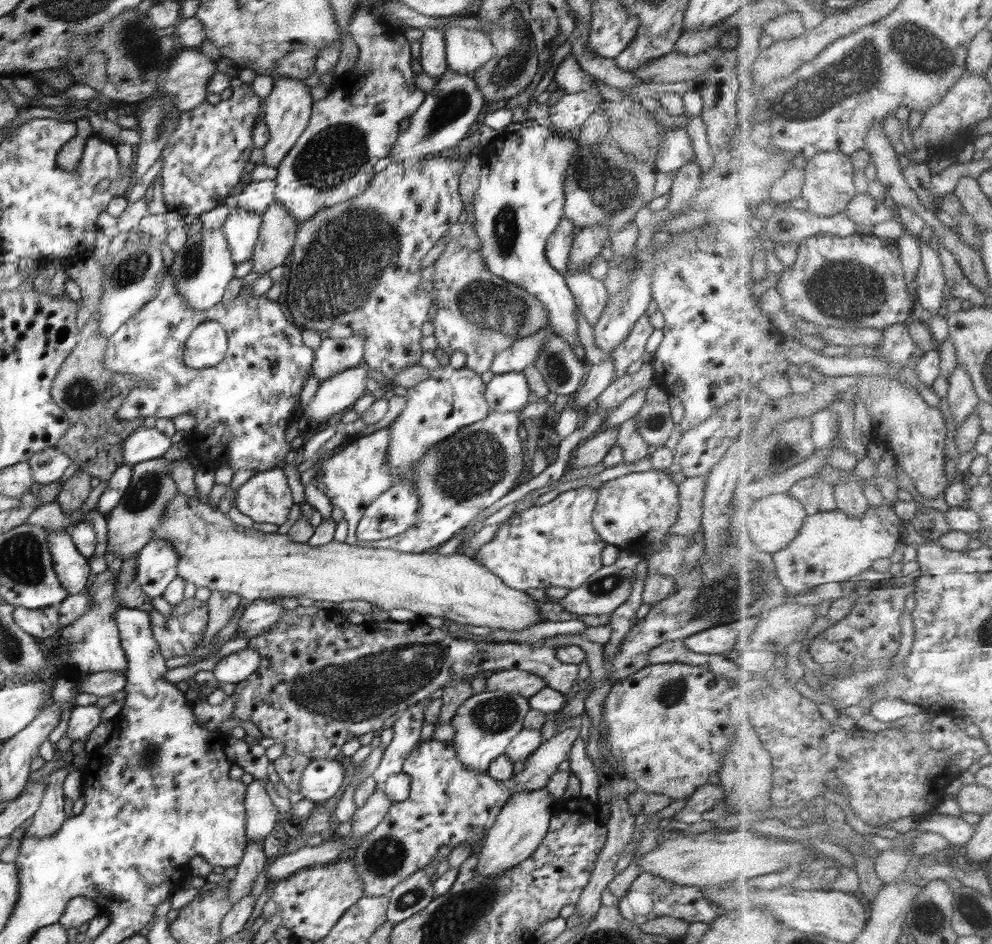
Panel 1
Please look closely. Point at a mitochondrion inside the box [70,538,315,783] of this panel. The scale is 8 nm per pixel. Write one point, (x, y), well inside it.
(150, 752)

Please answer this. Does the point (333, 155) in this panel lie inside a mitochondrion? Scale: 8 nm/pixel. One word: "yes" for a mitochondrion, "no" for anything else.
yes

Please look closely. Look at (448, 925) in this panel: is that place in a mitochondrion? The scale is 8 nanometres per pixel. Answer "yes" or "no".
yes

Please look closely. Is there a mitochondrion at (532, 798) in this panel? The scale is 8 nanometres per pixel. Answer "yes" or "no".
no

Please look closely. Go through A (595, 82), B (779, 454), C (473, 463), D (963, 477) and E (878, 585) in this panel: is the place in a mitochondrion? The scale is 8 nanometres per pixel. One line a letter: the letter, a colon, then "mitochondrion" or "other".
A: other
B: mitochondrion
C: mitochondrion
D: other
E: other

